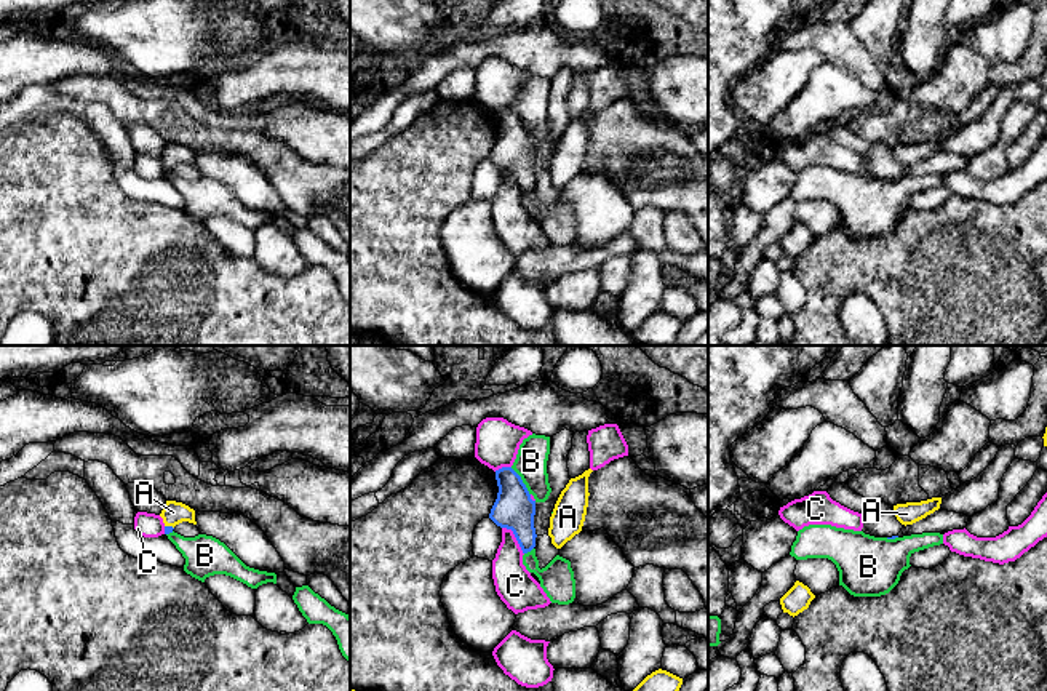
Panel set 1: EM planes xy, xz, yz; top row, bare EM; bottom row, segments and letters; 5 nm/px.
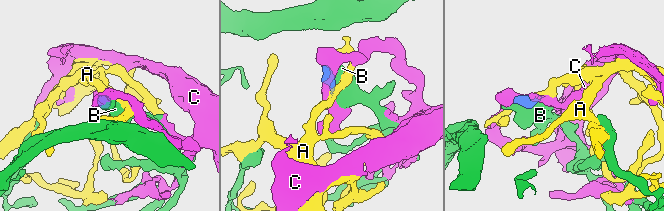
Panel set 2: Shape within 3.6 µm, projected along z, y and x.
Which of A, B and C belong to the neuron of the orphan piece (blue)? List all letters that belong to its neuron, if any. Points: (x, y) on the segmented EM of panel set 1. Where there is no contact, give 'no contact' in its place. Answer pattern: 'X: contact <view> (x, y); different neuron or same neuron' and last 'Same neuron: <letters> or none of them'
A: contact xy (170, 527); same neuron
B: contact xz (521, 482); different neuron
C: contact xz (515, 536); different neuron
Same neuron: A

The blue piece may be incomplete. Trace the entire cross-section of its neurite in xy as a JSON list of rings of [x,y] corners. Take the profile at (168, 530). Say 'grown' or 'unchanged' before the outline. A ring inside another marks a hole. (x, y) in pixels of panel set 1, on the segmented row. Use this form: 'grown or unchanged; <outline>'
grown; [[[166,501],[160,517],[163,518],[165,523],[165,534],[173,533],[174,526],[182,521],[197,525],[195,510],[176,501]]]

